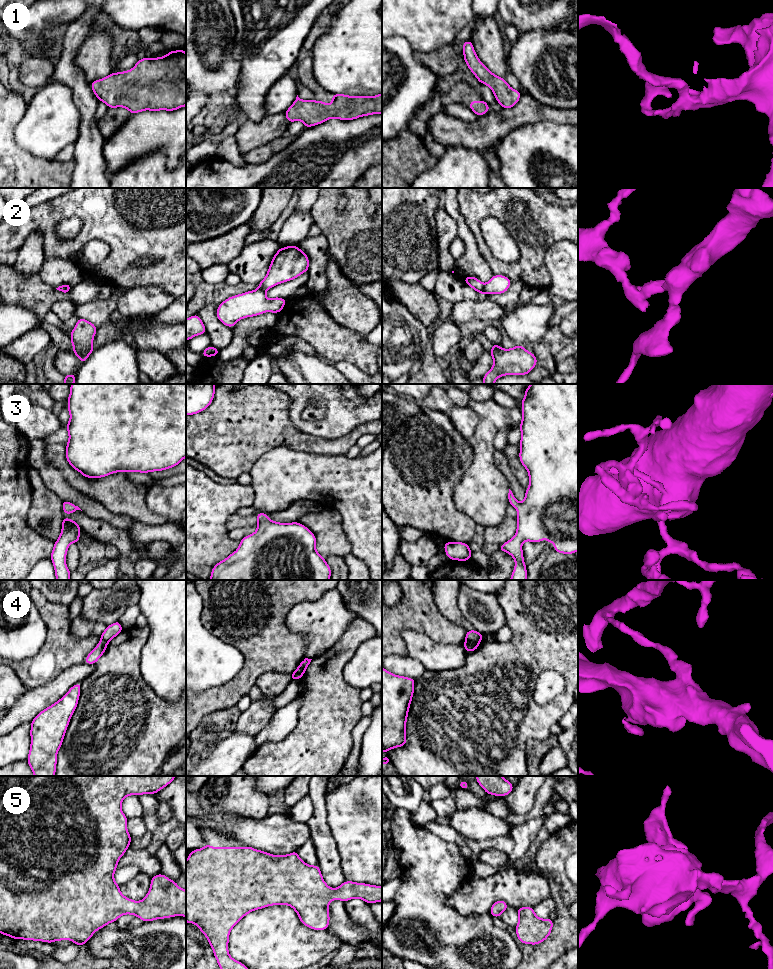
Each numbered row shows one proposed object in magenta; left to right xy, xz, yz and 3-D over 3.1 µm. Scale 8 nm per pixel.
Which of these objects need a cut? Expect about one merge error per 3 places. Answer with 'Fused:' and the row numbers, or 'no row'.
Fused: 2, 4

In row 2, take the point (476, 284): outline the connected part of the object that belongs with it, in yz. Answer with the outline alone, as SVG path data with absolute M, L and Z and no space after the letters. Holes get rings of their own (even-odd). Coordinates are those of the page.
M468 276L468 277L464 278L463 280L467 285L469 285L475 291L477 291L481 295L483 294L484 284L479 279L473 277L473 276Z

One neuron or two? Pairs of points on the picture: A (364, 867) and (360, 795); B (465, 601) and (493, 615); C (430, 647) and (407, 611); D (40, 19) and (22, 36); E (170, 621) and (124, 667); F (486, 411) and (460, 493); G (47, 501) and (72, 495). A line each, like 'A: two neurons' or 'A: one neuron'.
A: one neuron
B: one neuron
C: two neurons
D: two neurons
E: two neurons
F: one neuron
G: two neurons

